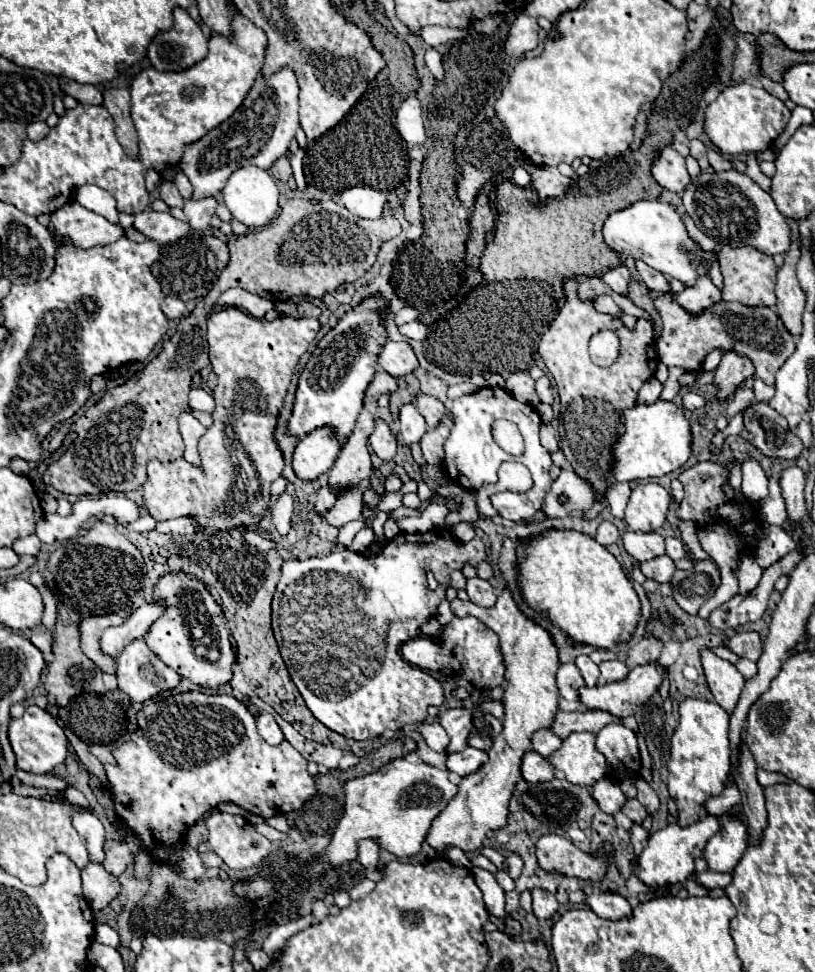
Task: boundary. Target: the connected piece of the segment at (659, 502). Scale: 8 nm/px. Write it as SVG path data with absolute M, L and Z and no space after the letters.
M654 481L638 483L632 489L624 521L634 531L656 531L666 521L670 501L672 497L662 485Z

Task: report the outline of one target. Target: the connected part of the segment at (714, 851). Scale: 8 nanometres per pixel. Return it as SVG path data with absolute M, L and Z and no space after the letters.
M724 821L724 829L712 837L704 849L710 871L732 873L748 847L748 833L742 821Z

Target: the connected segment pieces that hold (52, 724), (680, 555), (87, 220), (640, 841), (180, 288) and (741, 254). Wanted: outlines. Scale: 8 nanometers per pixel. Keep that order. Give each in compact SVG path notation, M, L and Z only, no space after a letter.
M38 705L26 707L24 715L10 723L8 739L16 755L16 767L28 773L38 773L38 775L50 773L58 765L62 765L68 755L68 739L66 739L64 729L56 723L56 719L48 711L40 709Z
M668 537L668 539L666 539L666 555L672 557L674 561L676 561L676 559L684 559L684 557L686 557L686 549L684 549L682 541L676 539L676 537Z
M68 201L64 207L54 211L50 227L54 233L60 233L60 237L68 237L68 243L82 249L108 245L126 235L126 229L120 223L110 223L76 201Z
M634 825L632 829L630 829L630 835L632 835L632 845L634 845L634 853L636 853L636 857L642 853L642 849L644 849L644 845L646 845L646 841L648 841L648 837L650 837L650 833L642 827L642 825Z
M190 231L180 241L172 245L162 245L162 255L152 265L152 273L160 281L166 295L180 297L182 301L190 301L204 297L212 289L214 281L220 277L226 265L228 265L228 247L224 241L214 237L210 231L204 233Z
M722 247L720 251L720 269L724 275L724 291L722 301L738 301L748 307L774 307L776 295L774 295L774 283L776 283L776 271L770 255L760 253L752 247Z

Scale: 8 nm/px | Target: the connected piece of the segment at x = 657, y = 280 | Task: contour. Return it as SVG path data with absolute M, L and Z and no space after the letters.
M638 261L636 267L638 267L638 273L642 277L642 283L646 283L652 293L668 293L670 291L670 281L660 271L652 269L644 261Z

